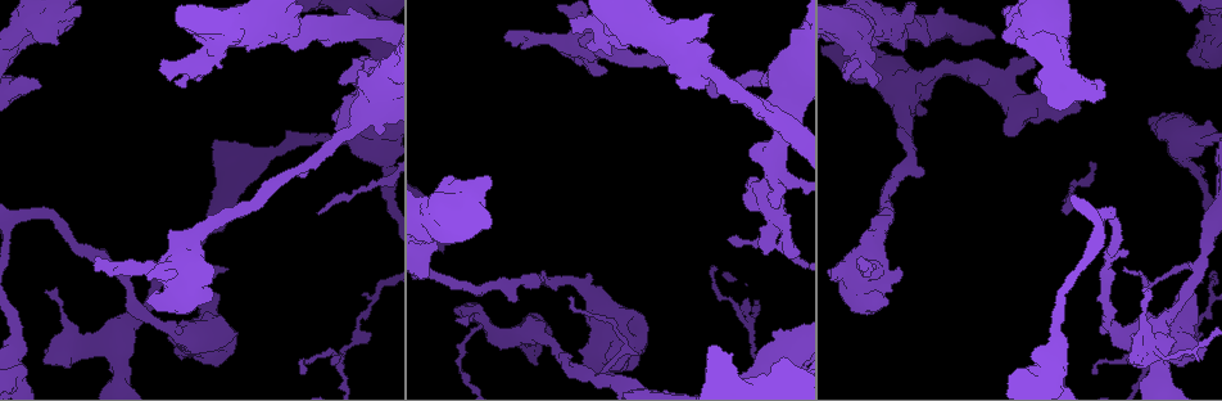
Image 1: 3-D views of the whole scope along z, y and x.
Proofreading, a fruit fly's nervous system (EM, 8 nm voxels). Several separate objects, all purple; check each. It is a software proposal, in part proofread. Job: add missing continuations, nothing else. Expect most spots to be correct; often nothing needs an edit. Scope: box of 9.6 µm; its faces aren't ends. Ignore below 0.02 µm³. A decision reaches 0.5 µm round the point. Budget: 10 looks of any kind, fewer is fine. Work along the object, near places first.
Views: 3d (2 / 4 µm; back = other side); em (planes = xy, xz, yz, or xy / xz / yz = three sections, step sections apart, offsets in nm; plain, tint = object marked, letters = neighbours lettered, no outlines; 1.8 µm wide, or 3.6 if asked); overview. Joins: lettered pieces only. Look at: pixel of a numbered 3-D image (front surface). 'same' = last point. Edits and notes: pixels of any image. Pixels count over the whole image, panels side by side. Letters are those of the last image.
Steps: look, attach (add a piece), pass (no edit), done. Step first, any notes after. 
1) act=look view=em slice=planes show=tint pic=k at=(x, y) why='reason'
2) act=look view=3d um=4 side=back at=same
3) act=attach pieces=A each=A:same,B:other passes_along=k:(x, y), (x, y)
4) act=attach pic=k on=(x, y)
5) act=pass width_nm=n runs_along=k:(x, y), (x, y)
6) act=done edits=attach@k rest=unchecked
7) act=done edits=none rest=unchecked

act=look view=em slice=yz step=4 show=letters pic=1 at=(588, 45) why='stops while still wide'

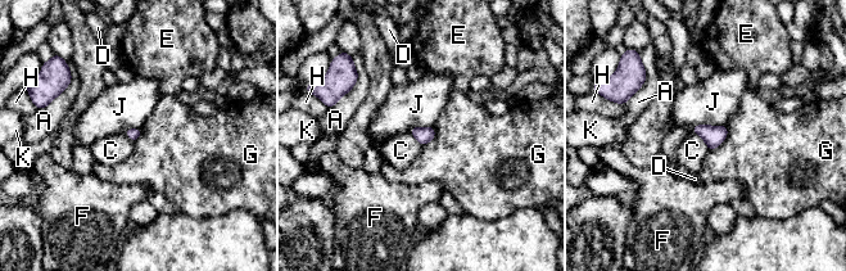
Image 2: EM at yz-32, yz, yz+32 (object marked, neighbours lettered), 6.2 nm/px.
act=pass each=A:other,C:other,D:other,E:other,F:other,G:other,H:other,J:other,K:other border=2:(692, 130), (701, 138), (709, 150) found='none of them fits'

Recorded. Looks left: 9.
act=look view=em slice=planes show=tint pic=1 at=(94, 269) why='branch stops here'

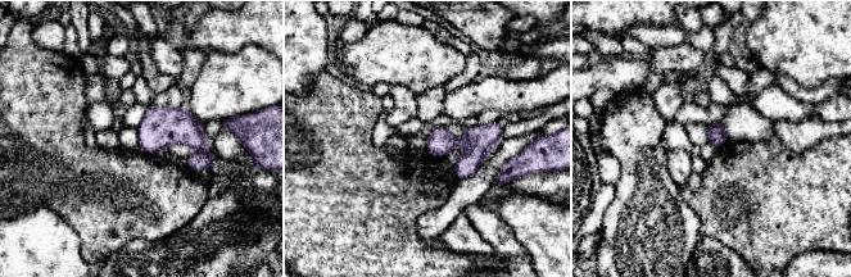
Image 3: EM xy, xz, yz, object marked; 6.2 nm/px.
act=look view=em slice=planes show=letters at=same why='see the neighbours'

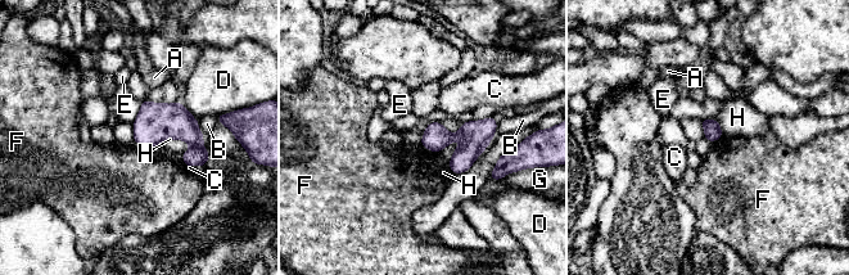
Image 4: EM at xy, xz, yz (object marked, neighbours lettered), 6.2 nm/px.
act=pass longest_contact=H:240nm each=A:other,B:other,C:other,D:other,E:other,F:other,G:other,H:other runs_along=4:(492, 122), (482, 131), (424, 141) found='none of them fits'

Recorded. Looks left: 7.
act=look view=em slice=planes show=plain pic=1 at=(454, 313) why='an open end'

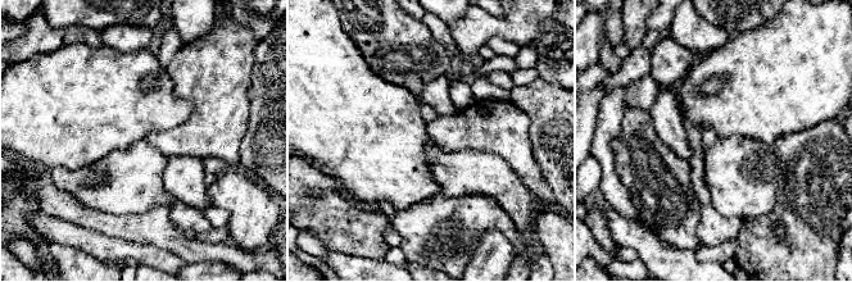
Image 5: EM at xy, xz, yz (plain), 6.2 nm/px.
act=look view=em slice=planes show=tint at=same

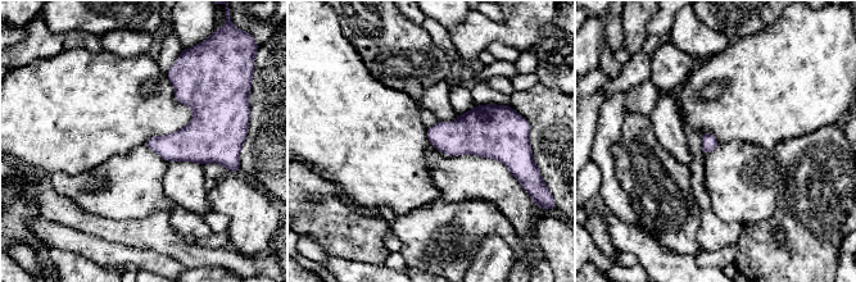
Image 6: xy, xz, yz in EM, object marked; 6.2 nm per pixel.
act=look view=em slice=planes show=letters at=same

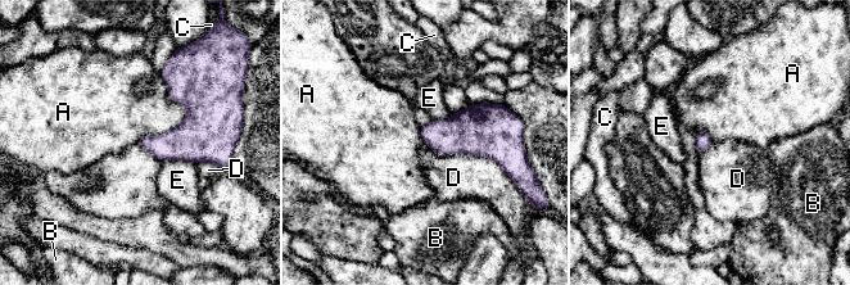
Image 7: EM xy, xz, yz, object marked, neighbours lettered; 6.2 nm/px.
act=pass longest_contact=D:600nm each=A:other,B:other,C:other,D:other,E:other found='no lettered piece goes on from it'

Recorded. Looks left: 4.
act=look view=em slice=planes show=plain pic=1 at=(220, 358) why='free end'

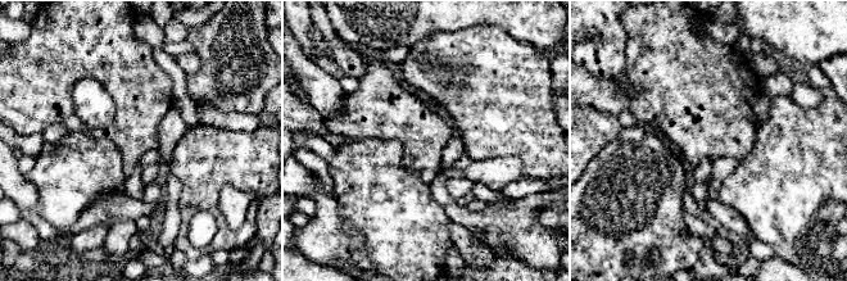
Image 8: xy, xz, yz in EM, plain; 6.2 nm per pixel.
act=look view=em slice=planes show=letters at=same

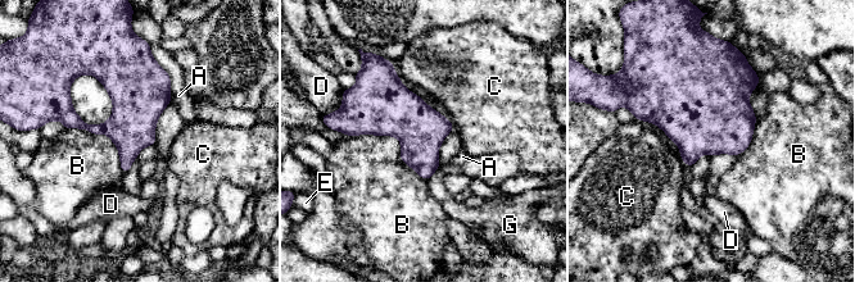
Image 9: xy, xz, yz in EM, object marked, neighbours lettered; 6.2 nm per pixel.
act=pass each=A:other,B:other,C:other,D:other,E:other,G:other found='none of them fits'

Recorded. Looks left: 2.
act=done edits=none rest=unchecked

